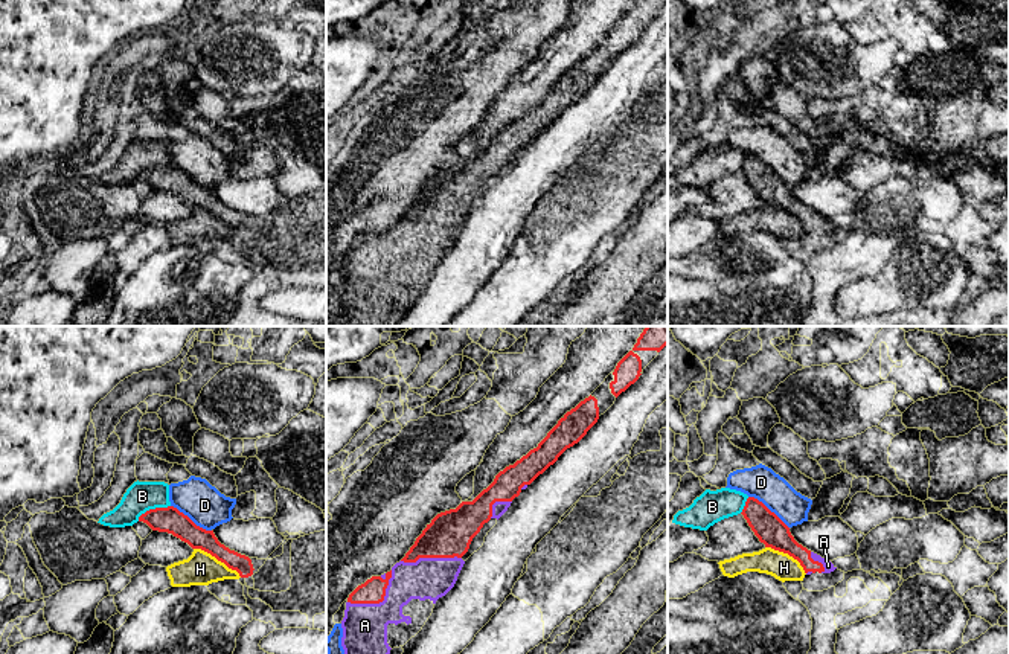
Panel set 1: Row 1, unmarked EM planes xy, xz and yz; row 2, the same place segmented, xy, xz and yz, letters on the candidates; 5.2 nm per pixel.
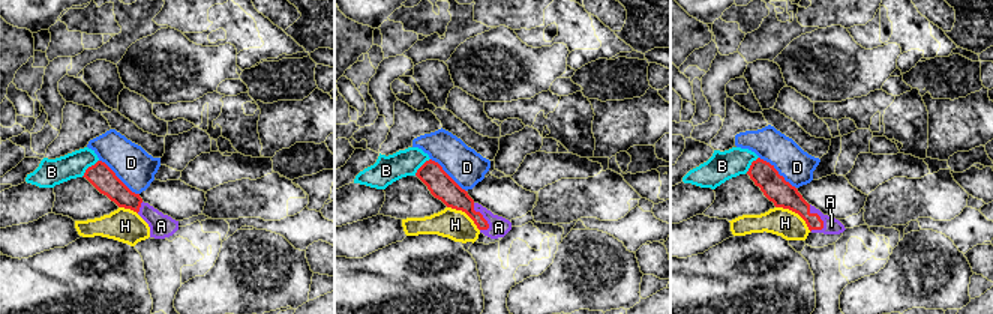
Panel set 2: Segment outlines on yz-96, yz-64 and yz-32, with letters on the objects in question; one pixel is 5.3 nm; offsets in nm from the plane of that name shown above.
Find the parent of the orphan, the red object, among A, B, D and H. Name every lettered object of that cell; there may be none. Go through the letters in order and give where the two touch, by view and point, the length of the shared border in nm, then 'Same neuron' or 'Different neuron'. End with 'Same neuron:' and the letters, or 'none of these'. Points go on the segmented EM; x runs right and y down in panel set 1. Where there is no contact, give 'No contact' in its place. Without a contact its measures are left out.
A: Touches red at xz (380, 601). Shared border 300 nm. Same neuron
B: Touches red at xy (153, 509). Shared border 190 nm. Different neuron
D: Touches red at xy (189, 519). Shared border 260 nm. Different neuron
H: Touches red at xy (218, 560). Shared border 300 nm. Different neuron
Same neuron: A

